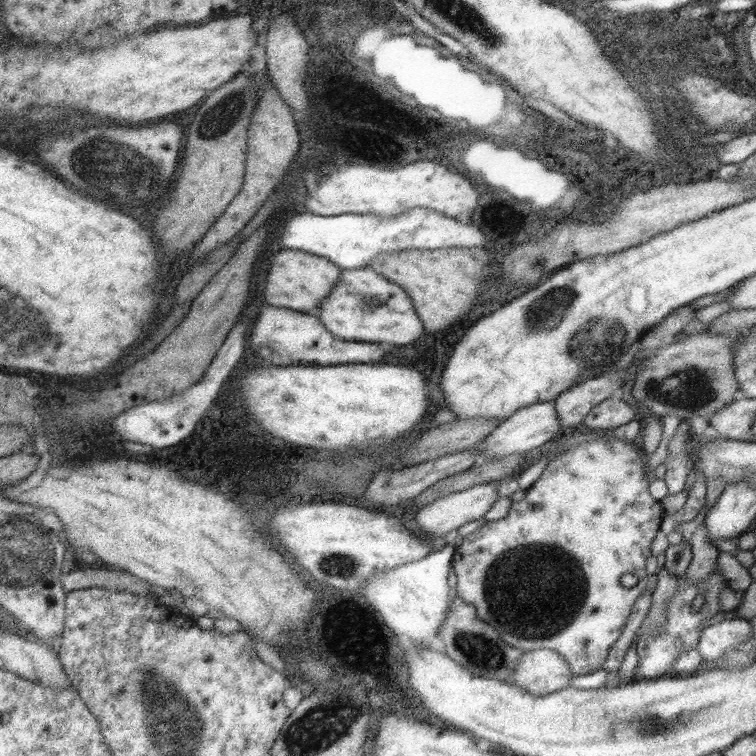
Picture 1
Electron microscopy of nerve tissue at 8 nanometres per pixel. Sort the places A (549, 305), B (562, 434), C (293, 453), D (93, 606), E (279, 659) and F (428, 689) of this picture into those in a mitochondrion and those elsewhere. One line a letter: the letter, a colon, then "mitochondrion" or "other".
A: mitochondrion
B: other
C: other
D: other
E: other
F: other

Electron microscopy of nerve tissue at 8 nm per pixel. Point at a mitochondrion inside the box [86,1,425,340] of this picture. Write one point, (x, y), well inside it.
(225, 113)

